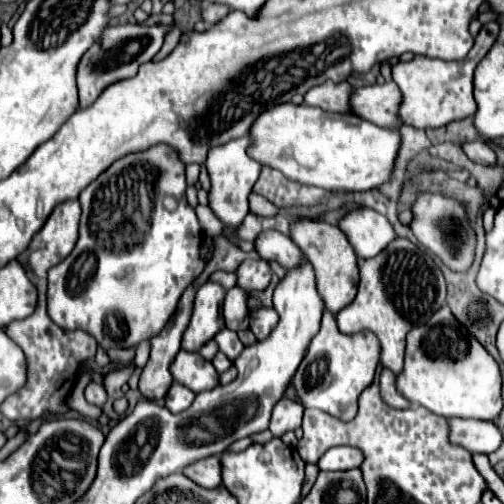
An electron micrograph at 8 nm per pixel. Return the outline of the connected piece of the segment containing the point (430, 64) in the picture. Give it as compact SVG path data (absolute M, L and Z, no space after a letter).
M487 22L481 32L475 36L471 54L459 62L445 62L439 58L427 58L417 54L409 62L397 62L393 66L393 82L399 86L403 94L403 102L399 108L399 116L405 124L415 128L439 128L453 120L461 120L475 114L475 98L473 98L473 72L481 58L489 52L495 38L499 34L497 22Z

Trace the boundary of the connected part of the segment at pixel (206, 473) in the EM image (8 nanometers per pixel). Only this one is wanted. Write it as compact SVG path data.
M211 456L199 462L193 462L191 466L187 466L187 470L183 470L183 474L203 488L217 488L221 484L219 456Z

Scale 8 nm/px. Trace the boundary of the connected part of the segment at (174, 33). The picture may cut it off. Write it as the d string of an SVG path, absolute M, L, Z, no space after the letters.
M173 28L173 30L169 30L167 32L167 40L163 42L163 46L161 46L161 50L154 56L153 61L163 60L175 46L177 46L177 42L179 42L179 38L181 38L181 30L179 28Z

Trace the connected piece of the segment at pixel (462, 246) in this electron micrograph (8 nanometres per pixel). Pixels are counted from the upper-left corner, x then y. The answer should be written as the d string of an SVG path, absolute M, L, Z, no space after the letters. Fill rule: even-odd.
M419 192L417 200L411 208L413 212L413 222L411 222L411 232L415 238L431 250L441 262L453 270L453 272L467 272L473 264L475 258L475 230L471 228L471 220L467 218L467 208L463 202L449 198L445 194L429 194L429 192Z

